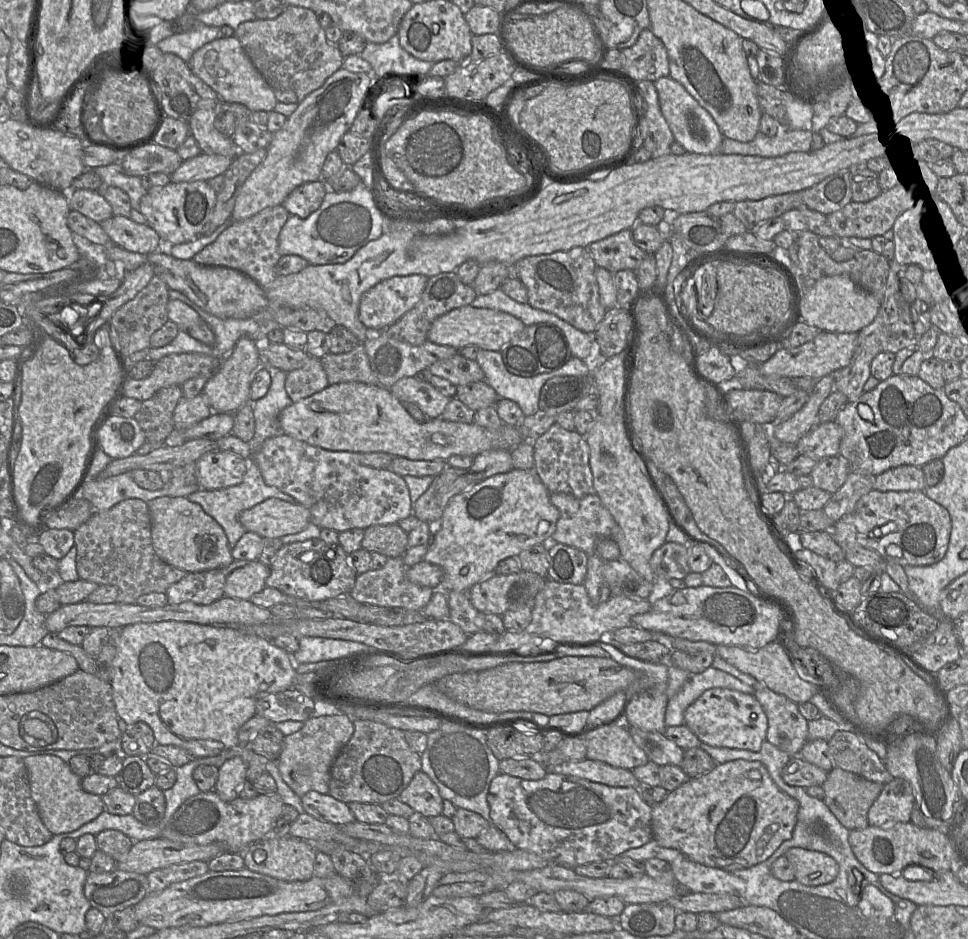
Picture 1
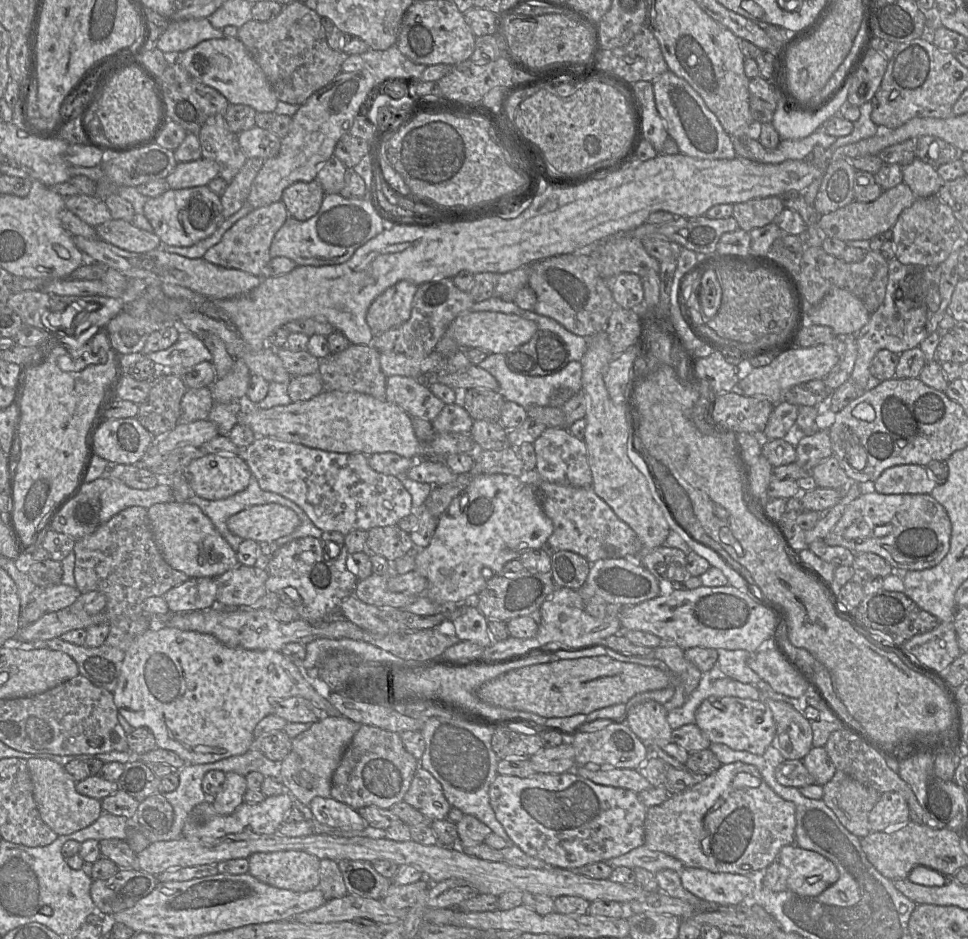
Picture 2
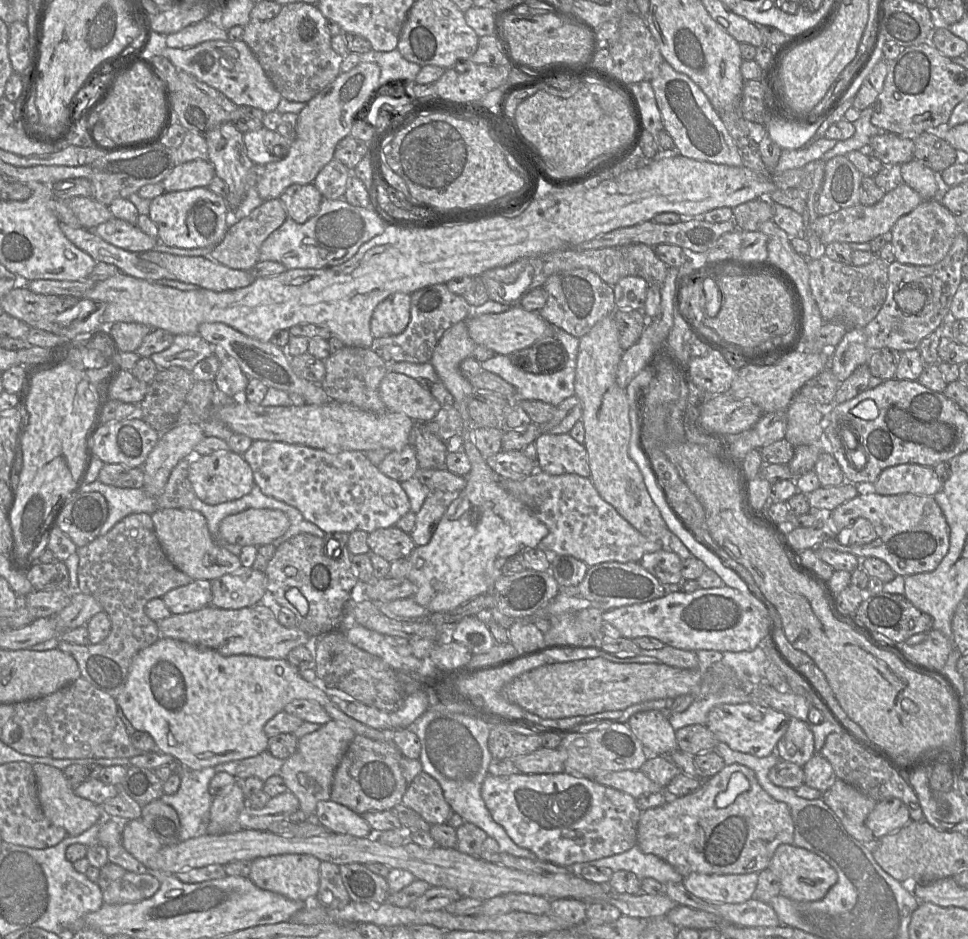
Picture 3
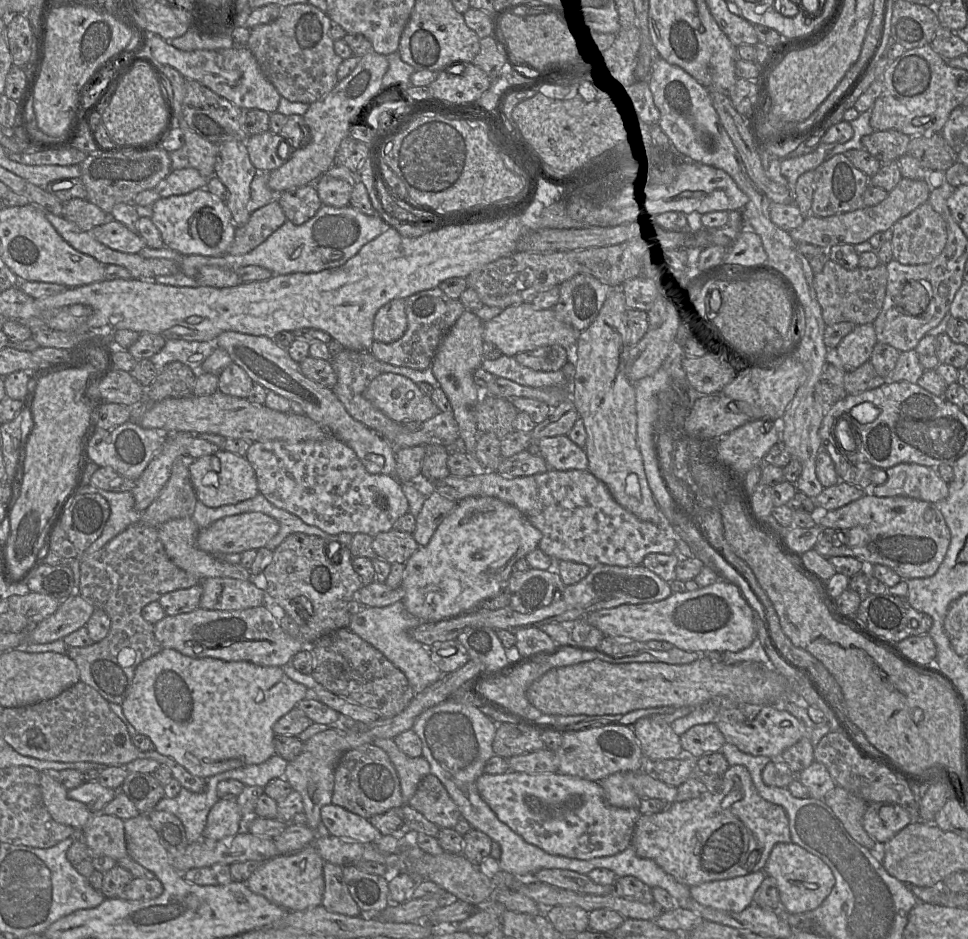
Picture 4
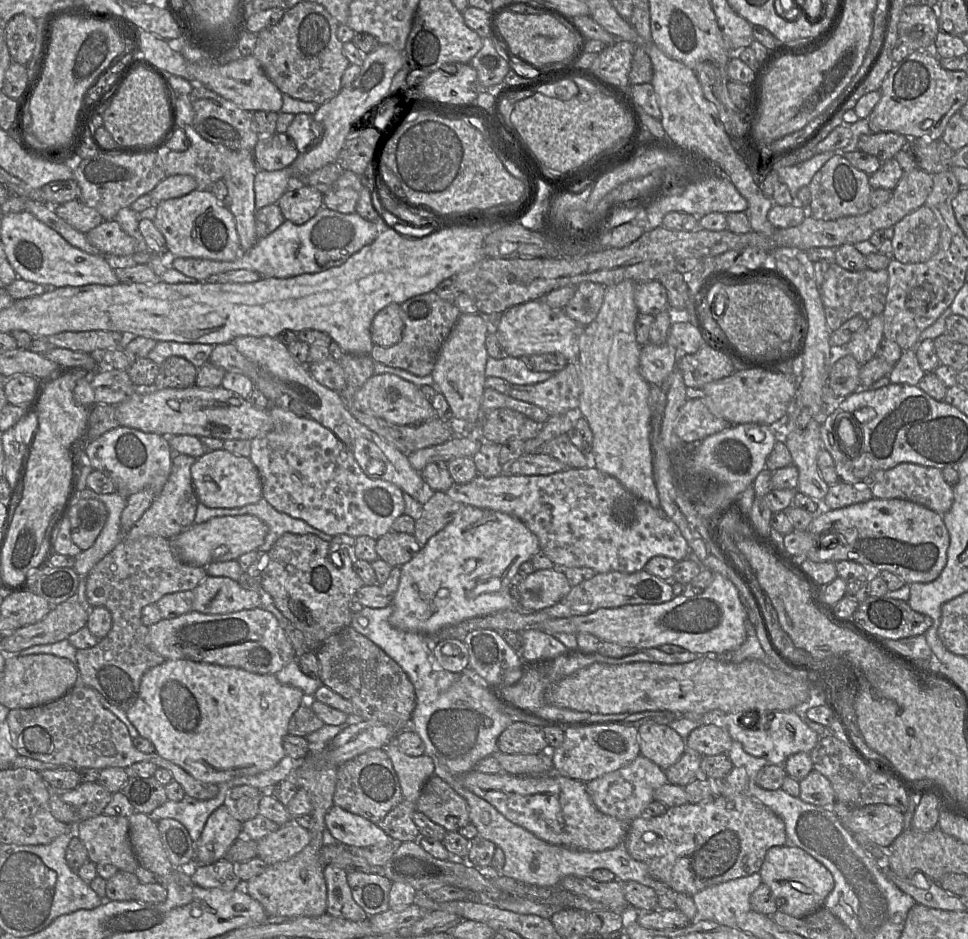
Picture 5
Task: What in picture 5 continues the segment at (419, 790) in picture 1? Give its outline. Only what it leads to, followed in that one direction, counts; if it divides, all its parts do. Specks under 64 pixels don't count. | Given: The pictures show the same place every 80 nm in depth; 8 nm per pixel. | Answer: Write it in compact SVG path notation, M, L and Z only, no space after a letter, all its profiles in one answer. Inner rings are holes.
M434 775L425 783L415 809L447 831L458 832L470 823L466 800Z

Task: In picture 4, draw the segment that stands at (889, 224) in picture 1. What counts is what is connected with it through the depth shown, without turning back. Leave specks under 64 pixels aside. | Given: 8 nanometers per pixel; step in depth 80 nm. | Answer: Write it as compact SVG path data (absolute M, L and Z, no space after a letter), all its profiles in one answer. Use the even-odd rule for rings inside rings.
M902 178L900 182L887 194L879 204L863 207L851 212L845 212L828 217L810 215L804 219L802 225L789 231L789 235L796 243L808 243L828 250L835 245L856 245L869 241L876 233L891 229L895 222L905 217L920 205L928 202L932 189L930 181L926 179Z

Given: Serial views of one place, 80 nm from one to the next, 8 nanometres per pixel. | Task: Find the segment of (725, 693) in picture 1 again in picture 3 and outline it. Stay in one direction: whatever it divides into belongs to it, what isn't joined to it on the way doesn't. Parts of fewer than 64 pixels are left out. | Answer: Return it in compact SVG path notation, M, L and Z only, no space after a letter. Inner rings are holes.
M753 703L720 704L710 710L706 726L718 742L727 744L734 751L761 758L775 752L777 742L787 730L788 721L788 715L772 707Z

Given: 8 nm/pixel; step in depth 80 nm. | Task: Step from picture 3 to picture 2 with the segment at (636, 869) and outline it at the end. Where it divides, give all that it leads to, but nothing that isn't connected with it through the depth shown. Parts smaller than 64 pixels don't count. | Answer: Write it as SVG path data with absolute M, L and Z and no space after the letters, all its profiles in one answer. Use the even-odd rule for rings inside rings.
M644 845L605 862L613 869L617 867L627 867L630 869L640 867L654 875L663 869L671 869L679 873L684 868L681 861L663 852L650 850Z

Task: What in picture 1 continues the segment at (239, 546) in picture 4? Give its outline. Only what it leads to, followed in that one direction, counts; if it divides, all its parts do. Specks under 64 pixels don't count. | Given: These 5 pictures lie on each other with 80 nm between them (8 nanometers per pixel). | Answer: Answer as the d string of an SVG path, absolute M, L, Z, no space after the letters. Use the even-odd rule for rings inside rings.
M269 498L244 510L238 520L246 531L262 538L281 538L304 530L311 522L311 513L299 503Z

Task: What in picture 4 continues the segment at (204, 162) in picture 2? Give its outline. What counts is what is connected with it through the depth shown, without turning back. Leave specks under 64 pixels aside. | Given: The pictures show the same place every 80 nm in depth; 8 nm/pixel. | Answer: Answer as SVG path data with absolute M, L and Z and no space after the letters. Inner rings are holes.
M183 168L172 170L162 179L155 190L160 197L182 195L190 193L198 188L206 188L208 179L202 176L195 168Z

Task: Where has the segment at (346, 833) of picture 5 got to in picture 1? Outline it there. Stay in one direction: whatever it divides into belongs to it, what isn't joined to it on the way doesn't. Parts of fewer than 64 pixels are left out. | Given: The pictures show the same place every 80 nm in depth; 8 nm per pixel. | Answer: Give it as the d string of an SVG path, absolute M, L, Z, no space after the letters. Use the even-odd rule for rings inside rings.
M309 791L301 797L301 803L306 813L323 822L342 826L356 820L348 805L330 794Z

